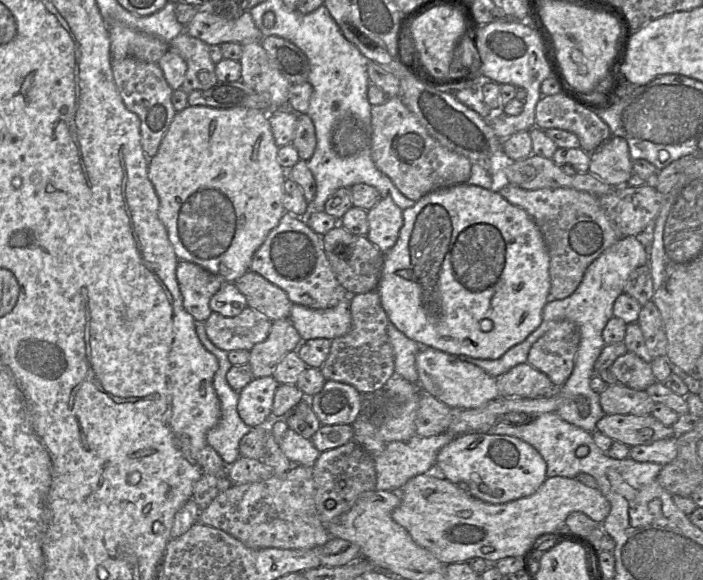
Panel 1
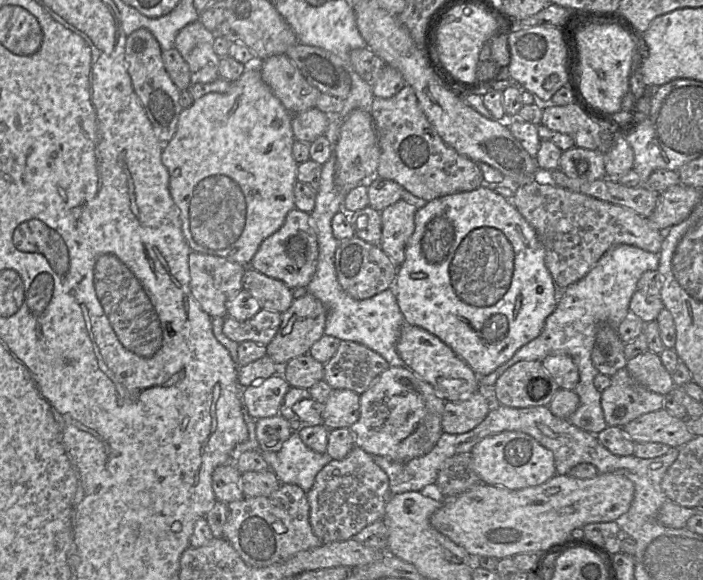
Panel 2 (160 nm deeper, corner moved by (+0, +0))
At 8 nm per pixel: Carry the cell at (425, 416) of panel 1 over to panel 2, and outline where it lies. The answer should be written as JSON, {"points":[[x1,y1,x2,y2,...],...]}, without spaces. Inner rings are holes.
{"points":[[480,386,471,396,457,402,446,401,442,415,443,432,463,434,474,429,492,409,492,389]]}

